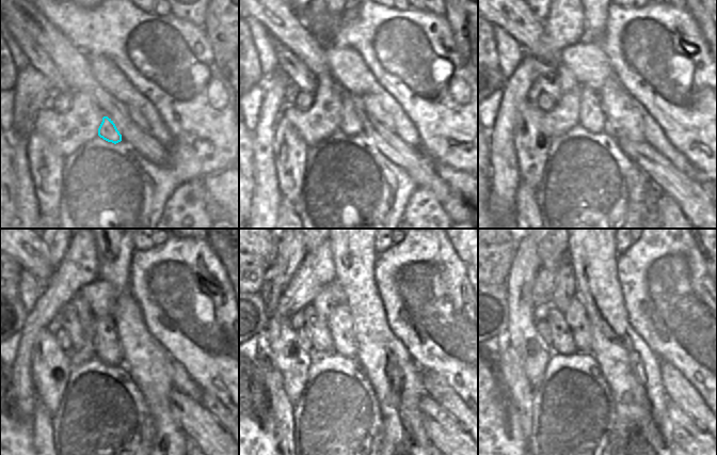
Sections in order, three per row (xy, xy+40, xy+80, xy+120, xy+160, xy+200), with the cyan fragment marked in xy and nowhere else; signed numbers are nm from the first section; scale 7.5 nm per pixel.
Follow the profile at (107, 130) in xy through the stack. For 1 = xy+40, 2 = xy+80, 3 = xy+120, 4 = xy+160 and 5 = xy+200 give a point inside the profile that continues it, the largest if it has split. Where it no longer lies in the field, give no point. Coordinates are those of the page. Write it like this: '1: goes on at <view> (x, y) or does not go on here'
1: goes on at xy+40 (351, 125)
2: goes on at xy+80 (591, 118)
3: goes on at xy+120 (107, 346)
4: goes on at xy+160 (340, 324)
5: goes on at xy+200 (575, 316)

